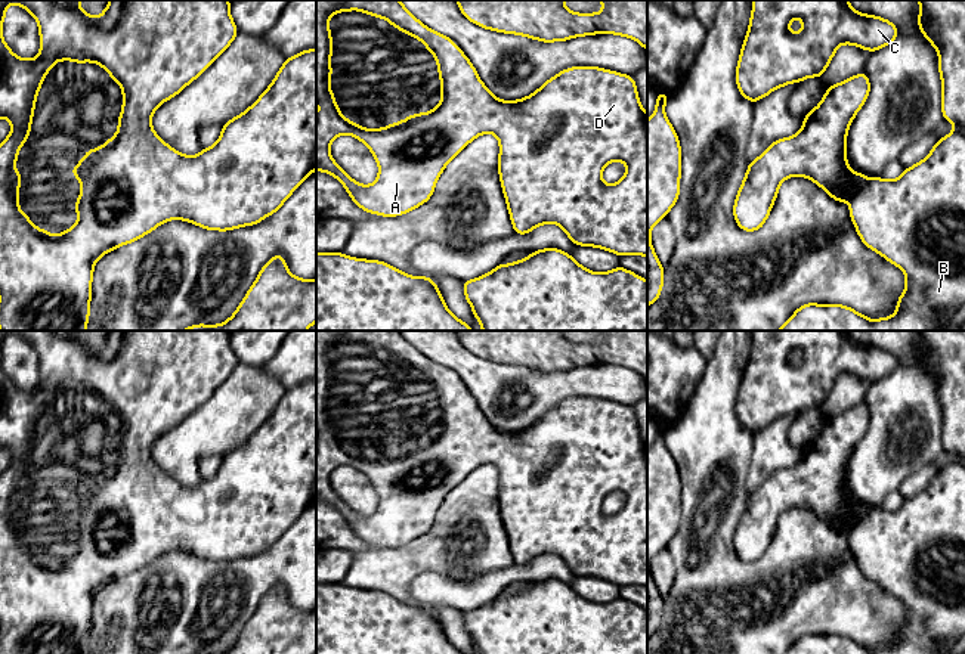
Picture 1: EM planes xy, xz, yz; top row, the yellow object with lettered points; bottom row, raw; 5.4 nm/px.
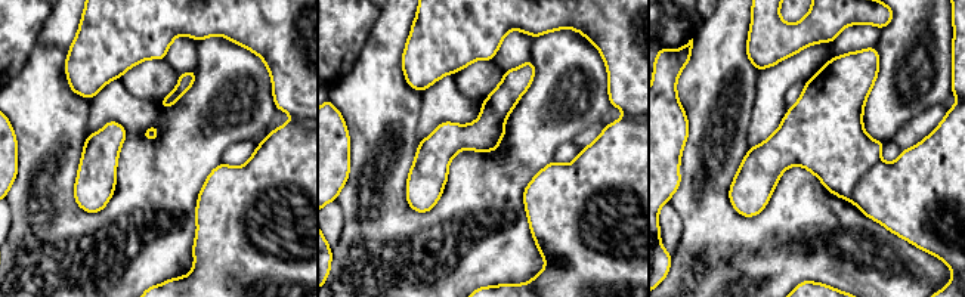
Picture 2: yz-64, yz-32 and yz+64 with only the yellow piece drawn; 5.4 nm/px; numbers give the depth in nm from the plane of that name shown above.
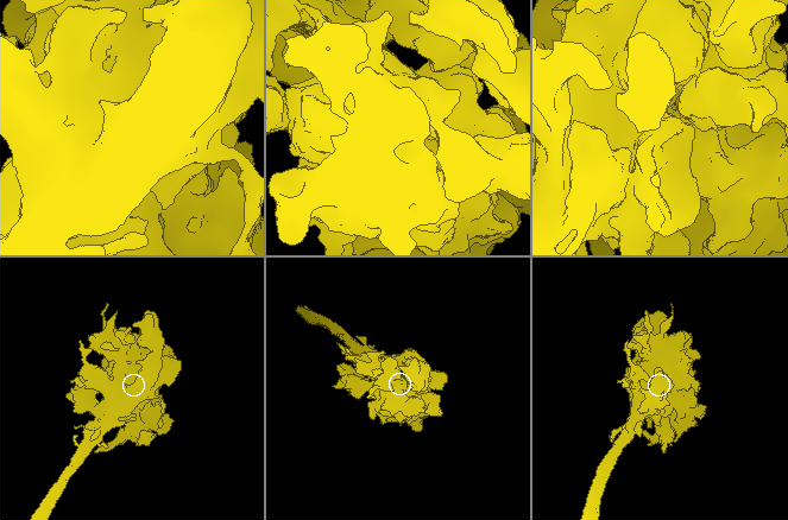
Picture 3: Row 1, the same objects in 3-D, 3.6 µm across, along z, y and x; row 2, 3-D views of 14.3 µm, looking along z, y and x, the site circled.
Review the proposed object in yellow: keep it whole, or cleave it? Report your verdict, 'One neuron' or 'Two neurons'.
One neuron

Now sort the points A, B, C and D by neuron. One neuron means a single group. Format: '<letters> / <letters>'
A B C D

